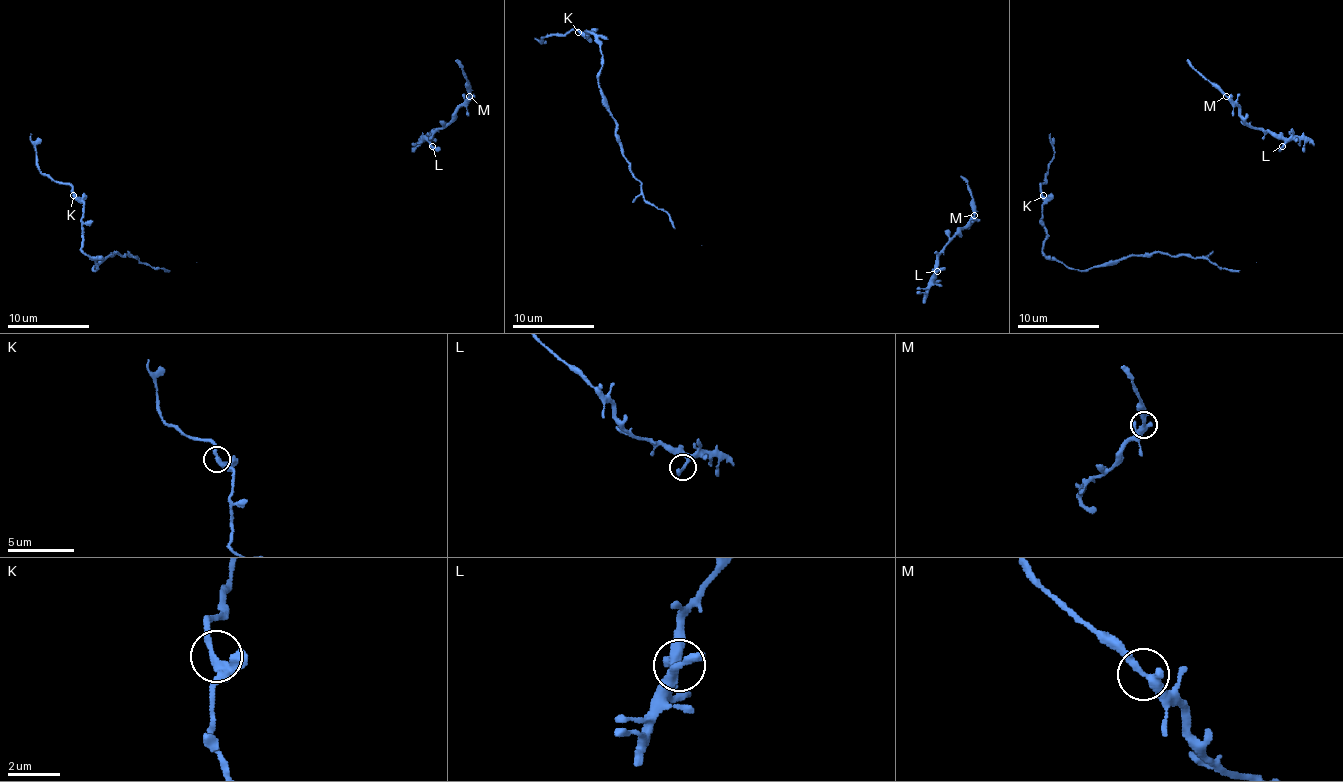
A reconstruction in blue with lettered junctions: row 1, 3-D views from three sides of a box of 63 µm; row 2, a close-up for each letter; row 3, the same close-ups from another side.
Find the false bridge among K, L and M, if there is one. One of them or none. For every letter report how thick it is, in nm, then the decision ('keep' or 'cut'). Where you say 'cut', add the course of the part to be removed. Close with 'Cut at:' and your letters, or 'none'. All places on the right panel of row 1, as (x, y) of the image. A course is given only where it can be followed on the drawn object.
K: 280 nm thick; keep
L: 320 nm thick; keep
M: 360 nm thick; cut; foreign part runs (1226, 96), (1187, 59)
Cut at: M

